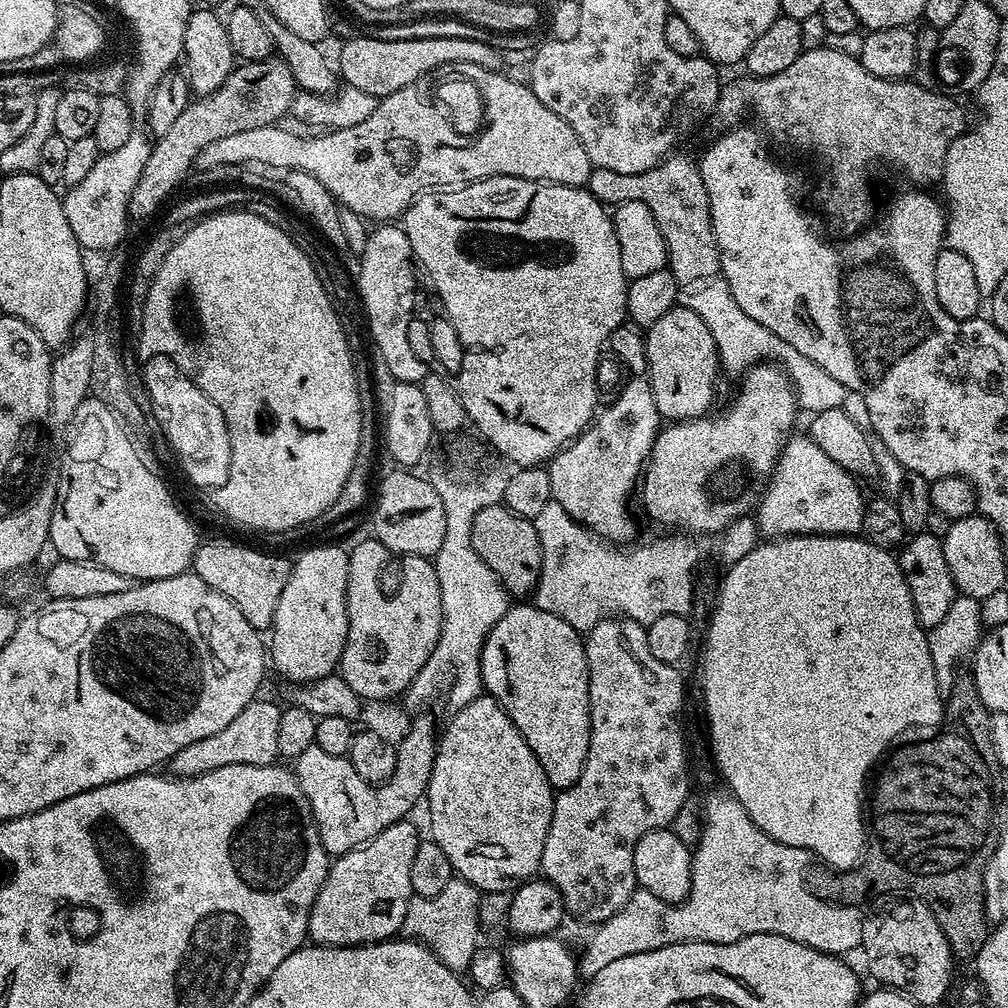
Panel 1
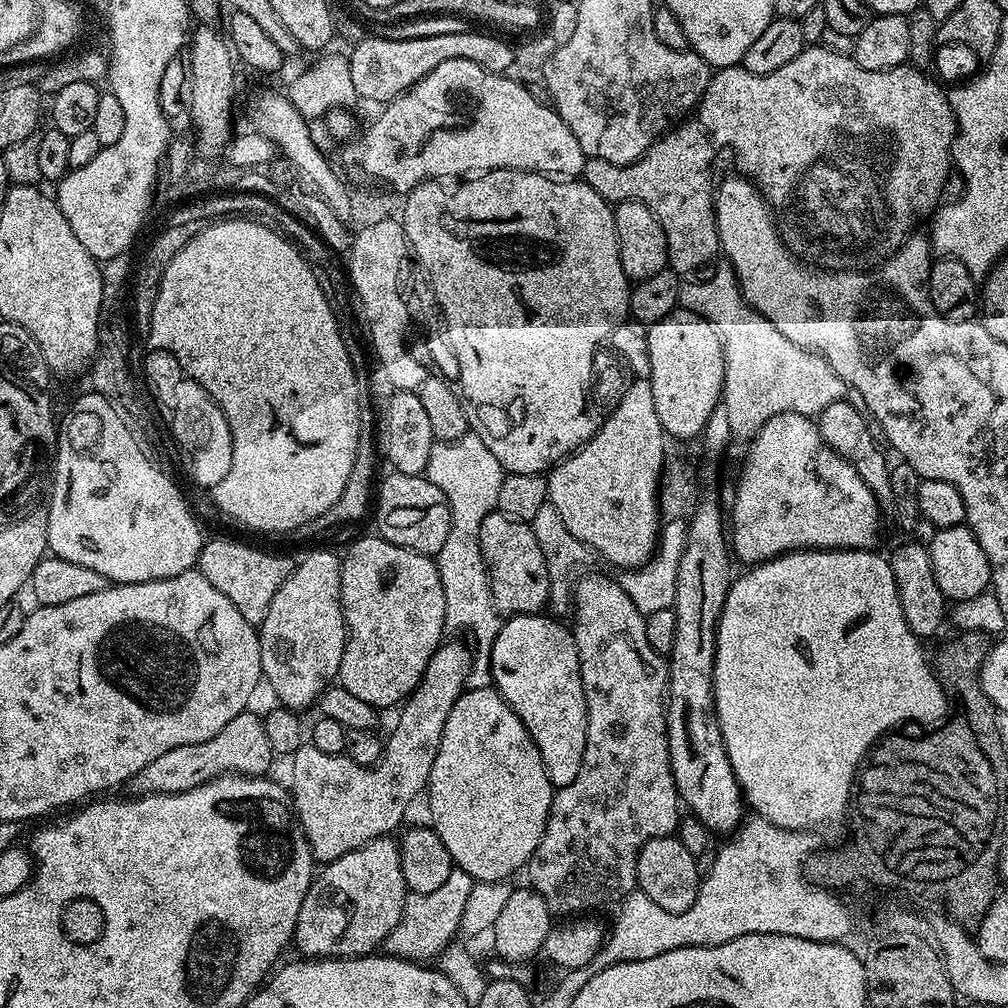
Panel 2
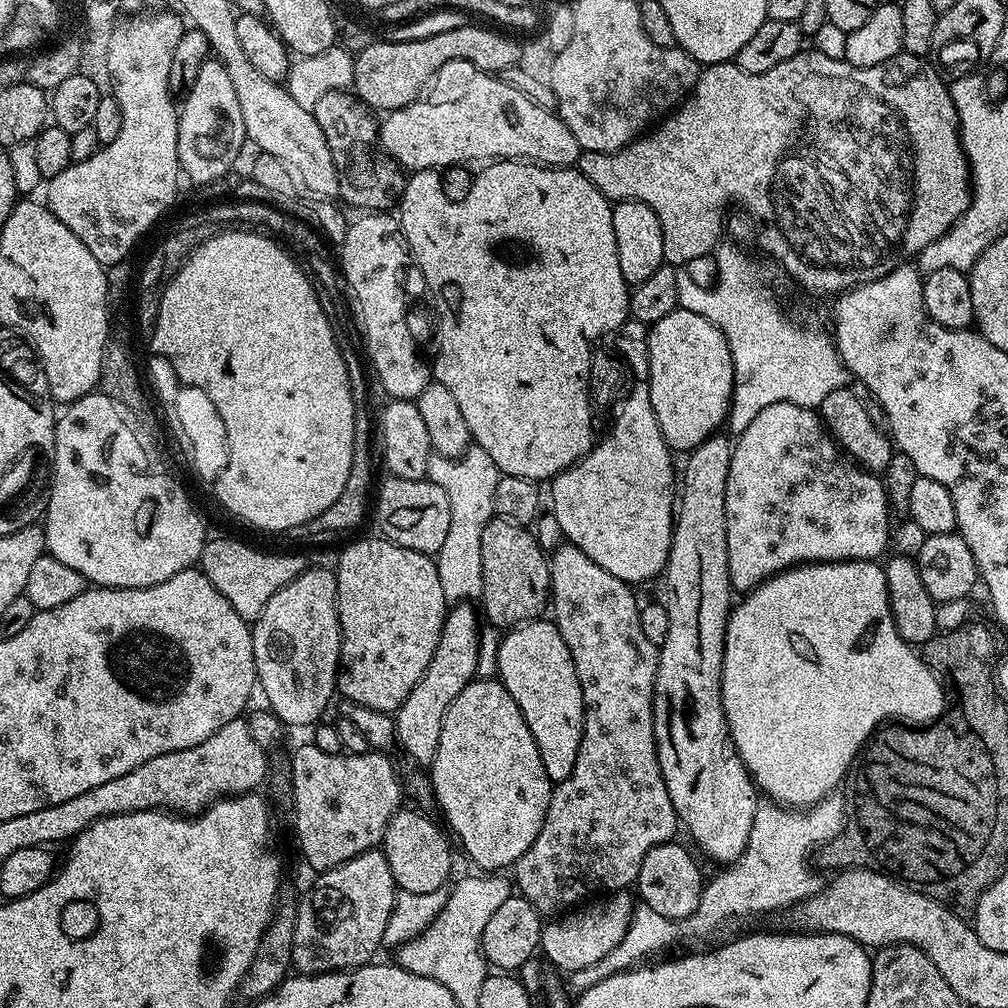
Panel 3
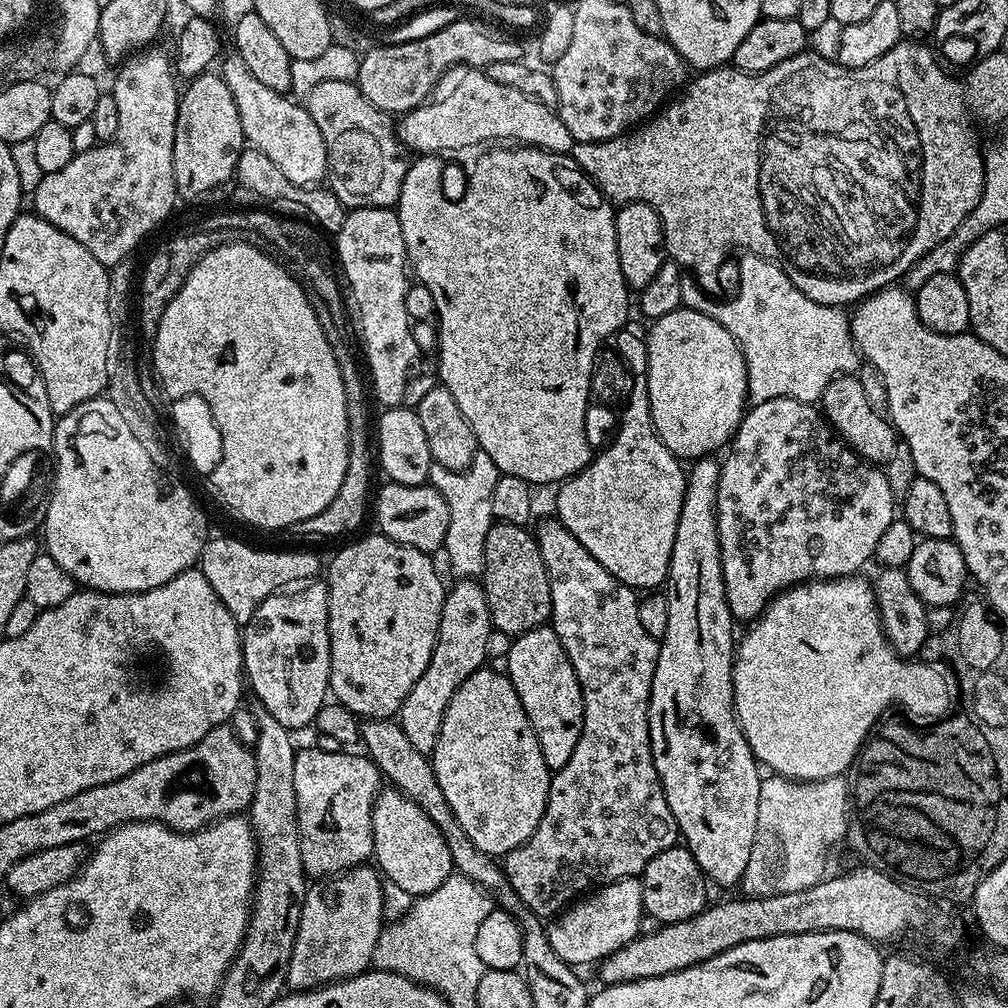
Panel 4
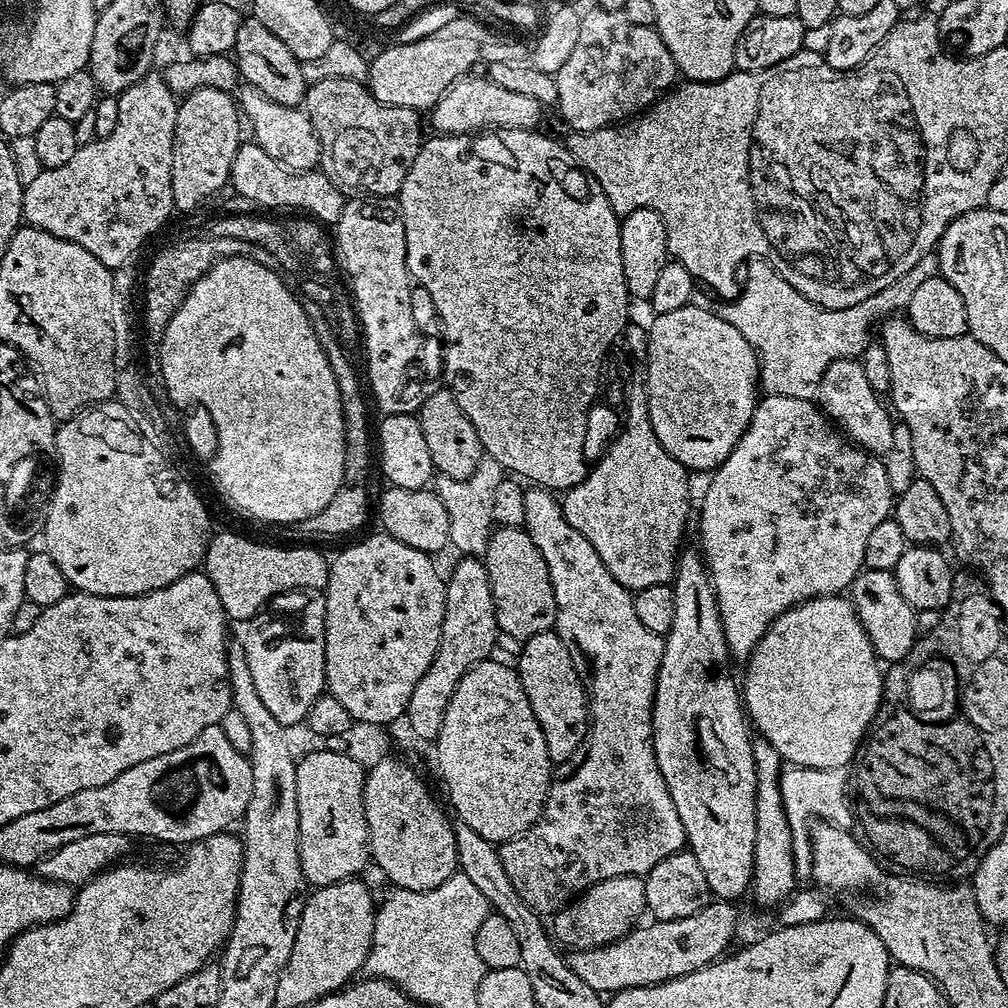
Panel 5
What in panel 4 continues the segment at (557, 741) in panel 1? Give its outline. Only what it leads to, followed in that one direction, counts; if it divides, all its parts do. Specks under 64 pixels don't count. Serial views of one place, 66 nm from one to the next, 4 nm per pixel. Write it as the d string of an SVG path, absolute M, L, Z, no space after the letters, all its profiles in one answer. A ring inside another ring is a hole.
M551 626L535 628L515 637L508 648L508 668L506 675L518 690L522 710L530 718L530 726L542 746L542 758L546 758L549 770L566 766L578 738L582 734L584 721L584 699L578 682L578 674Z

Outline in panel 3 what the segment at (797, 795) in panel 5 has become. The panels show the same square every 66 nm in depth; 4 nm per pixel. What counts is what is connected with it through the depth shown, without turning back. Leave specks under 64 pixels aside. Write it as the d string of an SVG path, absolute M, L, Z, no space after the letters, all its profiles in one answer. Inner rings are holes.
M833 794L819 800L815 806L804 810L789 810L775 802L757 803L754 826L750 830L748 849L733 864L727 865L704 886L698 910L684 920L667 920L654 914L650 906L640 902L635 905L625 937L601 961L587 966L588 984L594 986L616 972L631 969L643 956L660 952L683 936L708 936L716 932L727 920L744 920L747 916L764 916L779 908L791 909L801 900L809 900L818 891L816 876L808 869L808 855L844 830L846 800Z

